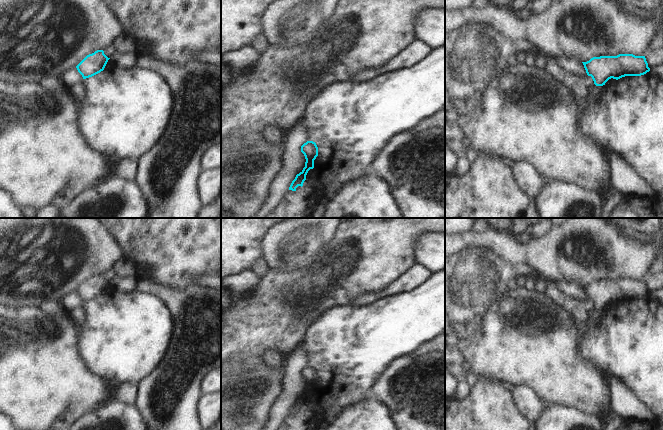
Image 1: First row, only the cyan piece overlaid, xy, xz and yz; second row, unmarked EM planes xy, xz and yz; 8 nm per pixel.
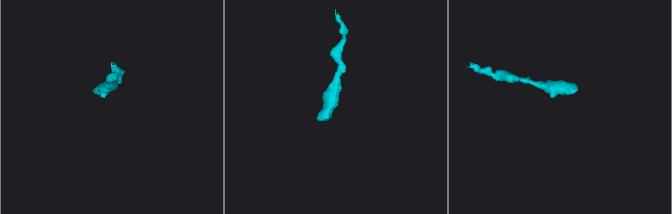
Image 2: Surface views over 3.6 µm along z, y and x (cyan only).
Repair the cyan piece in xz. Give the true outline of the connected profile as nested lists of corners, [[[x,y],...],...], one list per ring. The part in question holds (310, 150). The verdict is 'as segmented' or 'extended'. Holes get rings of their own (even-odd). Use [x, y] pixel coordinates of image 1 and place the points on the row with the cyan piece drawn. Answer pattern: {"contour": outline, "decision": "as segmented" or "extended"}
{"contour": [[[307,141],[301,146],[301,152],[304,154],[306,162],[303,170],[296,175],[295,179],[292,181],[289,190],[296,191],[298,186],[303,186],[306,180],[306,175],[310,169],[314,168],[314,160],[318,156],[318,147],[315,142]]], "decision": "as segmented"}

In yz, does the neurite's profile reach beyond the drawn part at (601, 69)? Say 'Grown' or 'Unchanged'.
Grown

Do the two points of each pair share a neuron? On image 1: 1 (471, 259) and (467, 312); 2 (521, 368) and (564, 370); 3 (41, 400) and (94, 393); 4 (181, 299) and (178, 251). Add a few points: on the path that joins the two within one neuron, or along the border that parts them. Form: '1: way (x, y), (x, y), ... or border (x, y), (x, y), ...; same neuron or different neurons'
1: way (471, 272), (471, 278), (467, 282), (467, 299); same neuron
2: way (532, 368), (553, 368); same neuron
3: way (54, 393), (81, 393); same neuron
4: border (158, 281), (180, 289), (199, 286); different neurons

